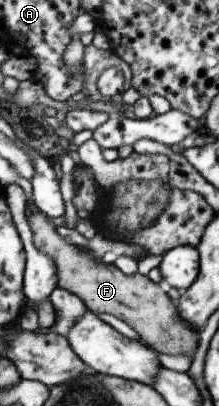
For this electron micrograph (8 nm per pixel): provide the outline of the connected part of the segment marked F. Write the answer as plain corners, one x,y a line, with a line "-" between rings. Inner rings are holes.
31,210
26,222
31,230
32,242
45,256
49,256
55,264
57,287
75,294
85,308
94,315
111,314
123,320
135,332
142,343
153,351
169,356
195,356
198,332
191,330
177,314
174,299
169,300
165,287
149,280
147,275
135,272
131,275
121,273
111,262
95,262
87,252
81,252
77,245
68,244
62,236
55,232
54,226
39,210

